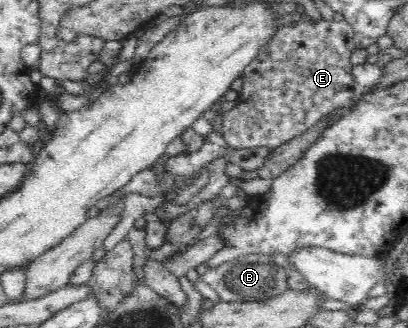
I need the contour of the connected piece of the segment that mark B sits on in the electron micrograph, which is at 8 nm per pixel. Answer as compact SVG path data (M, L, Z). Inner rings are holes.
M252 253L241 255L217 269L209 269L201 277L219 295L223 302L269 302L288 291L289 273L271 260L271 255Z

